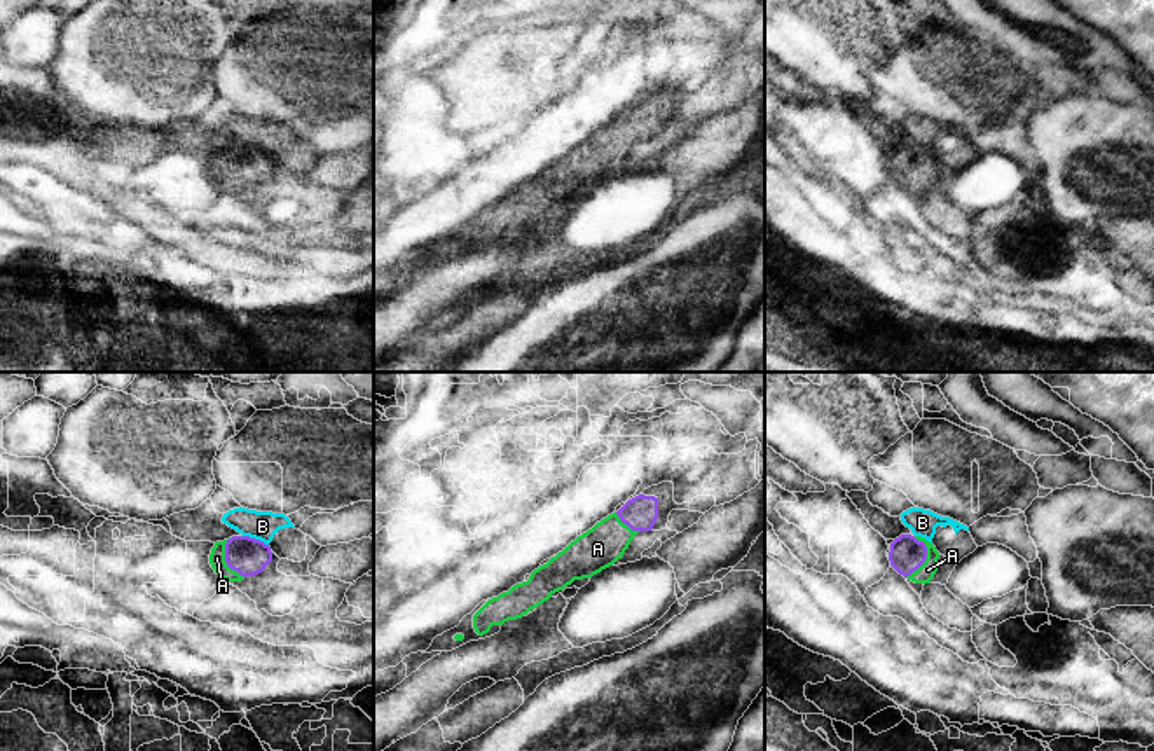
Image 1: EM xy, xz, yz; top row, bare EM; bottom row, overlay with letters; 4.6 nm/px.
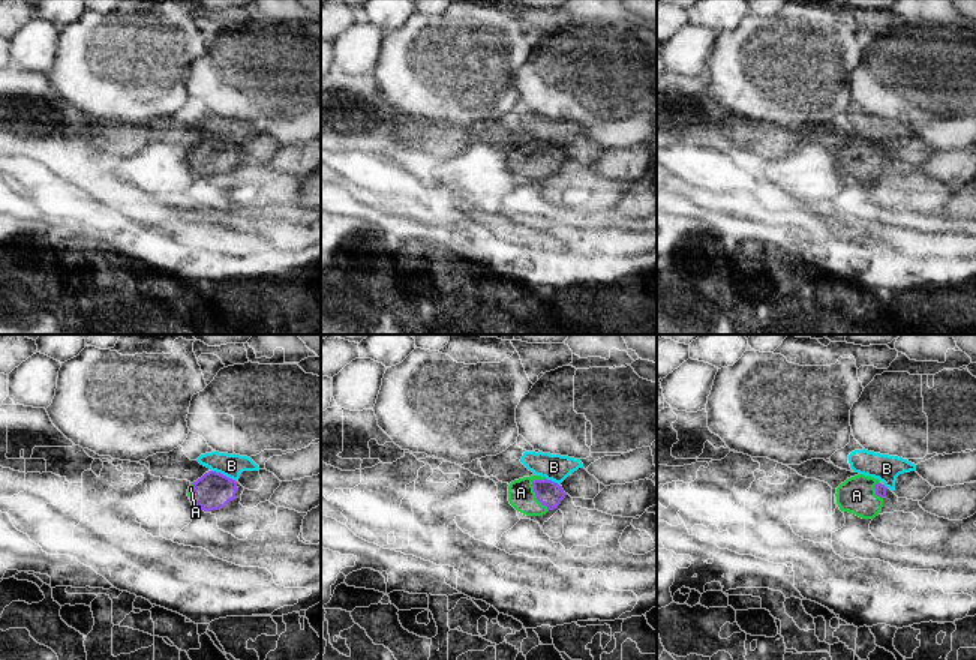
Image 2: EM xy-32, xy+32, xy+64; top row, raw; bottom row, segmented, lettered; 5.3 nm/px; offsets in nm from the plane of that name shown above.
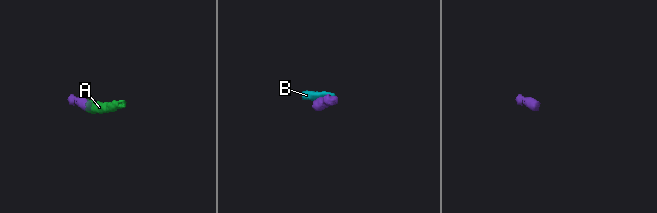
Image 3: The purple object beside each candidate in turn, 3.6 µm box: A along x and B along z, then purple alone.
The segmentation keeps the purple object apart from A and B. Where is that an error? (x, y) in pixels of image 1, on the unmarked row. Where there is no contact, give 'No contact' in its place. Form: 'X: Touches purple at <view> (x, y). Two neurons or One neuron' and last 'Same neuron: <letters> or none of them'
A: Touches purple at yz (926, 166). One neuron
B: Touches purple at xy (254, 147). Two neurons
Same neuron: A

